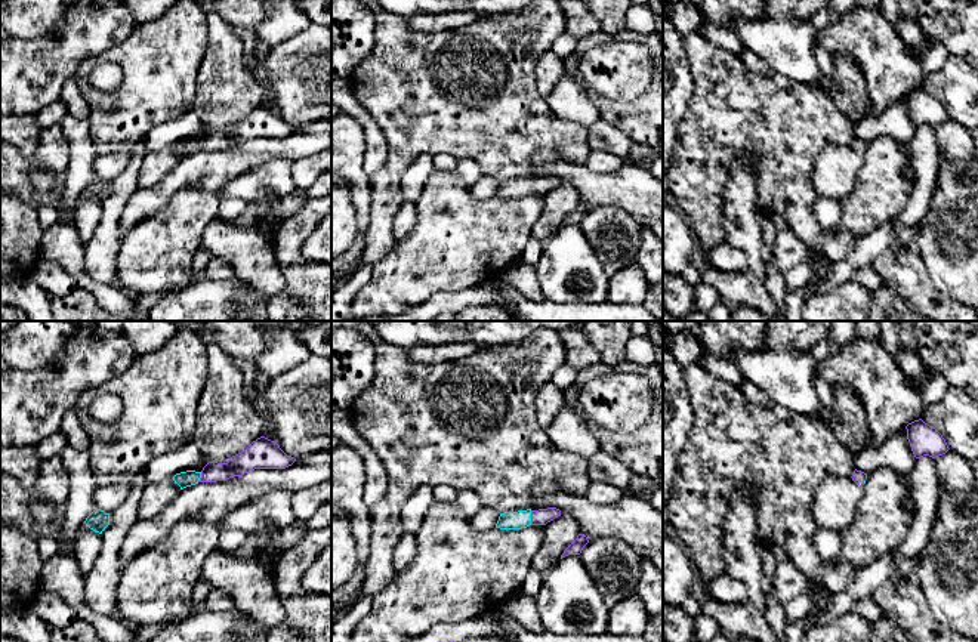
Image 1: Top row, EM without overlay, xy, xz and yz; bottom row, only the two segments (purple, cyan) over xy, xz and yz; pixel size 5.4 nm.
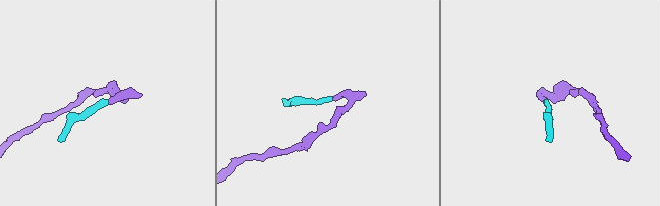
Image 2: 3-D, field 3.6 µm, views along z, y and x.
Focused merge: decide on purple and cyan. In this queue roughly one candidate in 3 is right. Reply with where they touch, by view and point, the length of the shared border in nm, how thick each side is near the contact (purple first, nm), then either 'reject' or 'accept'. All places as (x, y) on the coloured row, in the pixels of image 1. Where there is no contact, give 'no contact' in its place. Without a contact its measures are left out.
xz (531, 518) | 80 nm | 90/100 nm | accept

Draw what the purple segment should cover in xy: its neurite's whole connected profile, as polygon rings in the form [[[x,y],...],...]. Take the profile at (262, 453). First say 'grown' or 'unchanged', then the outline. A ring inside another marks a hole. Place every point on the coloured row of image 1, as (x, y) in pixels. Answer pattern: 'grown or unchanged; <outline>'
grown; [[[260,436],[226,463],[209,462],[201,472],[181,472],[173,476],[173,481],[183,490],[198,482],[226,481],[254,469],[286,469],[294,462],[296,459],[287,456],[275,441]]]

